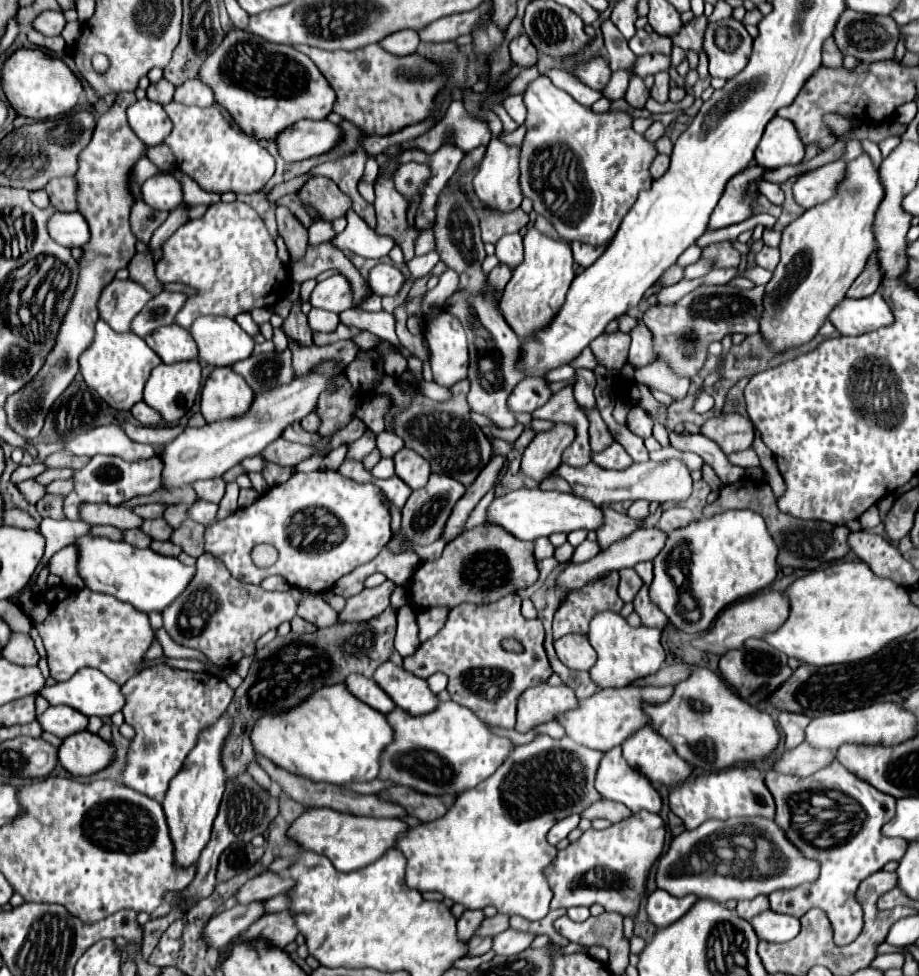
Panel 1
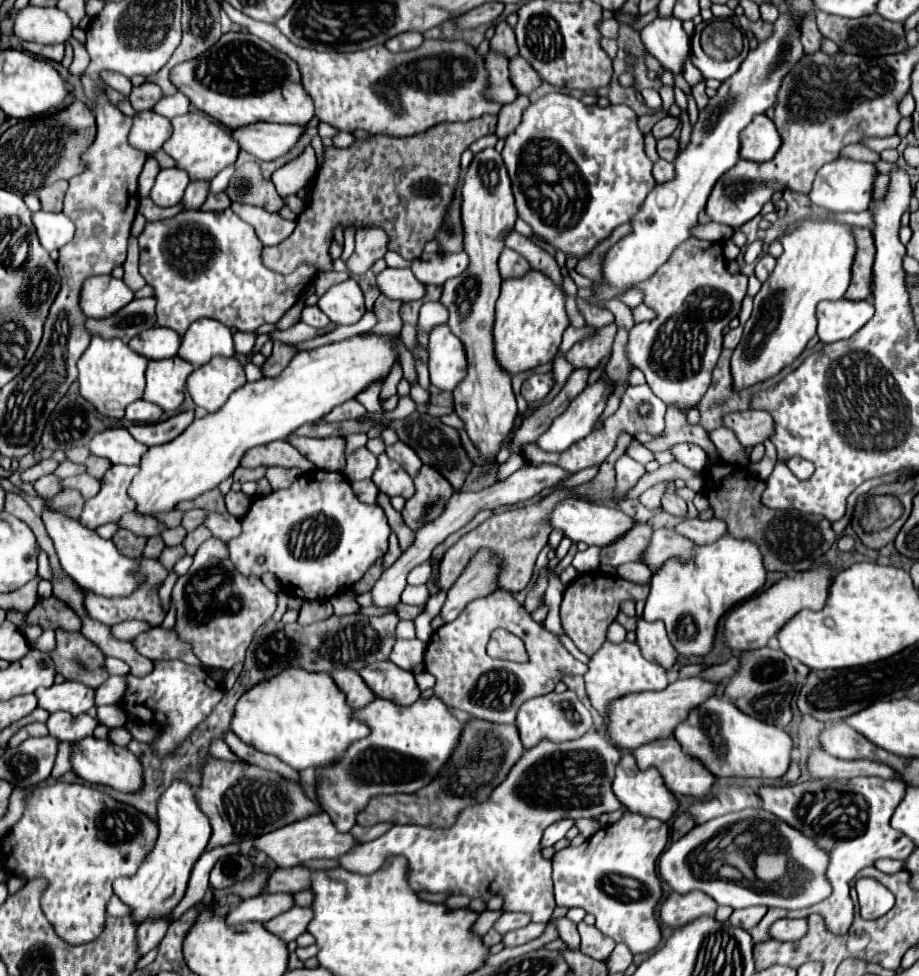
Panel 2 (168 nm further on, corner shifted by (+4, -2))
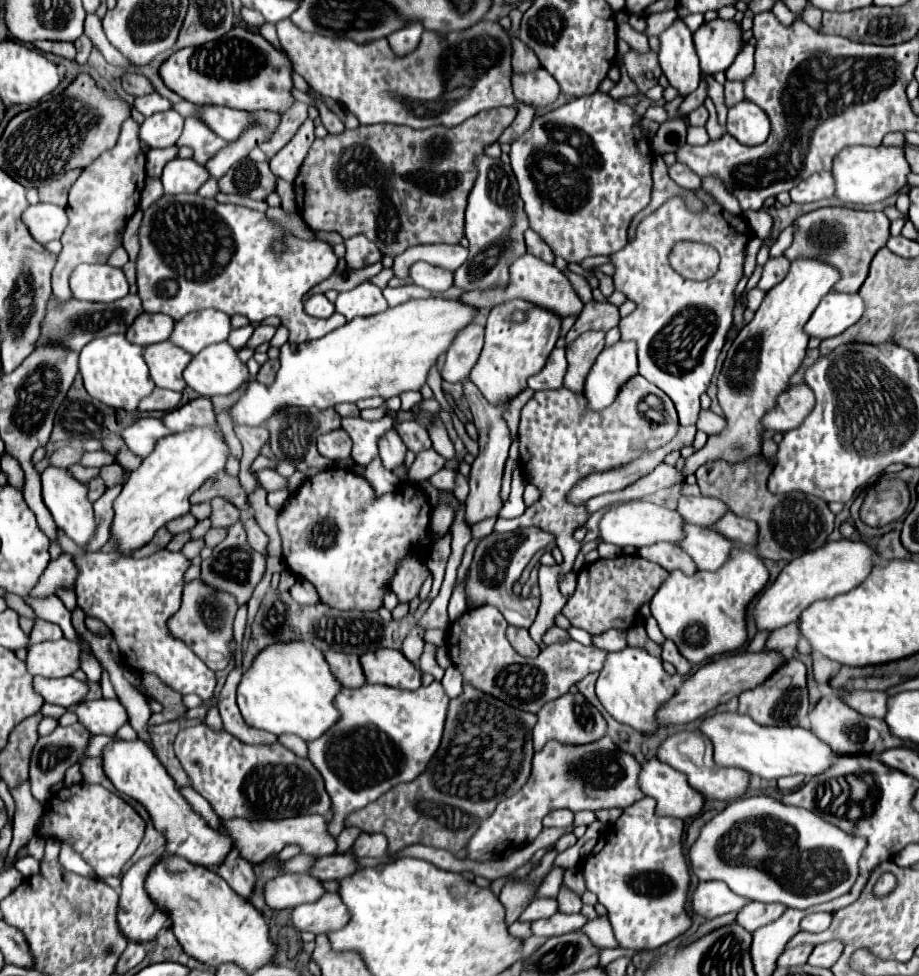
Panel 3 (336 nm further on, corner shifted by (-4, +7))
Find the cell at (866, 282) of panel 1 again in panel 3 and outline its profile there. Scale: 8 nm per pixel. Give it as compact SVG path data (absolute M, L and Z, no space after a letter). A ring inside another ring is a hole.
M820 208L818 210L818 236L816 236L814 246L810 244L808 238L802 240L804 238L802 230L808 230L808 234L810 234L812 224L808 224L808 222L798 224L794 242L784 252L784 256L788 260L794 260L802 254L806 254L810 258L826 258L826 262L838 266L838 270L842 274L842 278L840 278L838 286L834 286L834 290L854 294L864 284L874 254L882 246L886 246L886 242L890 238L890 220L882 212L866 212L866 210L852 210L852 208Z

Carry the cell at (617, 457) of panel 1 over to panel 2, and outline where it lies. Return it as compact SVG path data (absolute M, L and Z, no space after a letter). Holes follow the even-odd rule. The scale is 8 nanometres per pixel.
M622 455L618 461L616 461L616 495L618 497L624 497L628 495L630 489L636 487L636 483L640 481L640 477L646 473L644 465L640 465L638 461L634 461L632 457L628 455Z

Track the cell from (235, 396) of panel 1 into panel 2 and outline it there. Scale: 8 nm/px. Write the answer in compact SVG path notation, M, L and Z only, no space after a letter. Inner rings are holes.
M216 355L210 359L210 363L192 371L190 379L186 381L186 389L198 407L214 413L244 383L246 377L240 361L236 357L226 359Z

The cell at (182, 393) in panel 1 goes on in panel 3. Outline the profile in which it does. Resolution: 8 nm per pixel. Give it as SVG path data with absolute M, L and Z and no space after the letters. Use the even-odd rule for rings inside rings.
M166 340L148 346L144 350L144 360L150 368L150 378L158 388L168 388L176 392L182 392L186 388L182 372L190 364L192 354Z

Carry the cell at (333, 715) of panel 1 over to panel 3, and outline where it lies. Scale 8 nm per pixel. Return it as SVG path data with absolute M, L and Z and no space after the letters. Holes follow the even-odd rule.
M310 642L268 646L252 662L238 686L238 708L248 726L272 732L276 736L296 734L304 742L312 742L326 734L340 714L334 708L334 698L342 684L332 674L324 654Z

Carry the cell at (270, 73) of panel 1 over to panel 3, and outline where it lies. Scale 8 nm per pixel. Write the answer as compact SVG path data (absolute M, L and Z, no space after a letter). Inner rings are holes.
M234 26L226 36L222 36L220 40L208 42L204 46L182 48L182 50L174 52L162 64L160 74L170 90L178 92L182 98L186 98L198 106L228 106L228 108L248 110L248 112L270 110L270 112L284 114L294 104L294 96L292 96L294 68L292 68L290 58L286 56L286 52L282 52L280 48L272 46L266 38L262 38L262 34L252 32L244 26Z

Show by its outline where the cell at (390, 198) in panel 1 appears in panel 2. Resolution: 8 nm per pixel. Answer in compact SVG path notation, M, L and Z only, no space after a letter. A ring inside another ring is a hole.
M364 227L356 231L356 249L346 261L346 267L352 275L364 275L384 253L388 245L388 235L378 227Z

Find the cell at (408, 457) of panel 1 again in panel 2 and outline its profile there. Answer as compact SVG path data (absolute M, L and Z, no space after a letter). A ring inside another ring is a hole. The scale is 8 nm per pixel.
M396 441L394 445L388 445L386 447L386 455L394 461L398 461L402 465L402 469L410 475L410 477L416 477L416 473L420 471L422 467L422 461L418 459L416 451L412 447L408 447L406 443L402 441Z

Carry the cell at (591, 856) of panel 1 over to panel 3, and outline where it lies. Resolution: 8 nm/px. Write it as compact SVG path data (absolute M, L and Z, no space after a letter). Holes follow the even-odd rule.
M642 798L632 806L626 806L622 816L614 824L606 826L598 838L598 844L584 858L586 890L594 892L598 896L598 902L606 906L614 936L622 948L656 950L682 936L690 928L690 916L684 910L690 874L686 858L682 854L682 830L682 820L658 814L654 798Z

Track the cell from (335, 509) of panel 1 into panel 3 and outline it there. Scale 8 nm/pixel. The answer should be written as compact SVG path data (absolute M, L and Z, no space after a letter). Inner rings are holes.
M332 466L312 478L306 478L302 486L292 496L288 496L288 500L278 510L278 532L282 536L282 556L286 566L294 576L308 580L316 588L320 602L338 610L378 610L398 560L412 552L412 548L416 548L416 552L428 548L428 520L430 506L422 502L418 484L400 484L398 492L376 496L368 480Z

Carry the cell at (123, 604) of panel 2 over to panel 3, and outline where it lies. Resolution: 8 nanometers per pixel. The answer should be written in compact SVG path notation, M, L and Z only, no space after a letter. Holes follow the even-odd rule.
M58 532L58 544L62 552L72 554L78 568L76 596L78 606L86 616L100 618L116 636L124 662L138 672L154 672L162 682L180 694L196 694L200 698L212 698L216 676L208 666L188 648L184 642L168 636L166 620L180 608L182 576L190 566L188 558L180 552L158 550L148 558L130 558L116 552L116 542L109 538L98 552L86 554L70 538Z

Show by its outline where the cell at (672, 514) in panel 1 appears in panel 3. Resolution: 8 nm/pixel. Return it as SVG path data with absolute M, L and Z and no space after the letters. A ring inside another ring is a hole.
M726 512L718 522L714 522L712 526L718 534L722 534L724 538L730 538L734 544L742 544L742 546L750 546L754 548L754 534L758 532L754 526L754 522L750 522L748 518L736 516L734 512Z

